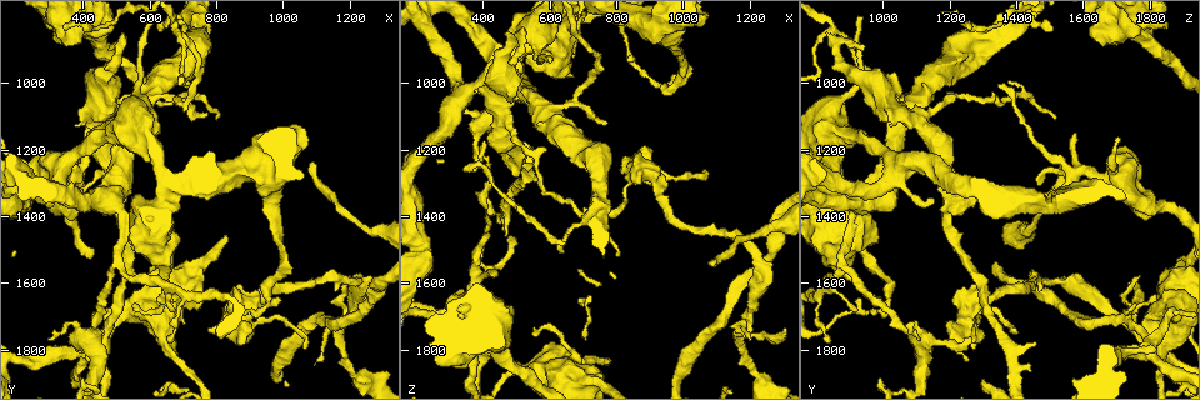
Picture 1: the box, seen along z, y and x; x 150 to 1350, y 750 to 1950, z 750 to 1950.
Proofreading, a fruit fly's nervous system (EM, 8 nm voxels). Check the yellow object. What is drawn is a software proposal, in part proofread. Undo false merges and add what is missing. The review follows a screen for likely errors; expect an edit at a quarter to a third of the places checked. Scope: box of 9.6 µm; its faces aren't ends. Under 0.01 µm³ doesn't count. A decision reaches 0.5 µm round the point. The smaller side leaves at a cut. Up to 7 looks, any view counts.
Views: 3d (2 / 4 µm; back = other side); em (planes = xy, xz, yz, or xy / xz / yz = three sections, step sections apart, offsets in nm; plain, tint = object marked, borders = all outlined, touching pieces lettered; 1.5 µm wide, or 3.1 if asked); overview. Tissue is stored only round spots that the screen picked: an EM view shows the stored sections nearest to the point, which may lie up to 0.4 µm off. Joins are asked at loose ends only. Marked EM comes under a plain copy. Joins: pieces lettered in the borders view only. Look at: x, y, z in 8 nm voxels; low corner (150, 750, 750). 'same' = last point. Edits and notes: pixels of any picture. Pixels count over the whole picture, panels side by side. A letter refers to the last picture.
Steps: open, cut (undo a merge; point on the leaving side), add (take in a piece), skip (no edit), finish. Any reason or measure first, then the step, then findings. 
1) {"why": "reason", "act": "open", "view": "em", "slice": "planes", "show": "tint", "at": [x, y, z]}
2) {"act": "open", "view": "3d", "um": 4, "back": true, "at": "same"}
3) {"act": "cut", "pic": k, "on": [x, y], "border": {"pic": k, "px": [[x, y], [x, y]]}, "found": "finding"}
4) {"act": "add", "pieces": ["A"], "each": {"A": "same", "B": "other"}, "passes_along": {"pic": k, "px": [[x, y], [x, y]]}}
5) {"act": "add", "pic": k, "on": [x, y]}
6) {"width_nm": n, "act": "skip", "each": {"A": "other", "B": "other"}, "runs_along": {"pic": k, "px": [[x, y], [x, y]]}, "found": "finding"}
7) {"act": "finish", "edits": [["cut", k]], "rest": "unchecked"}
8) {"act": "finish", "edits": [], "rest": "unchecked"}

{"act": "open", "view": "em", "slice": "planes", "show": "borders", "at": [900, 1750, 1300]}

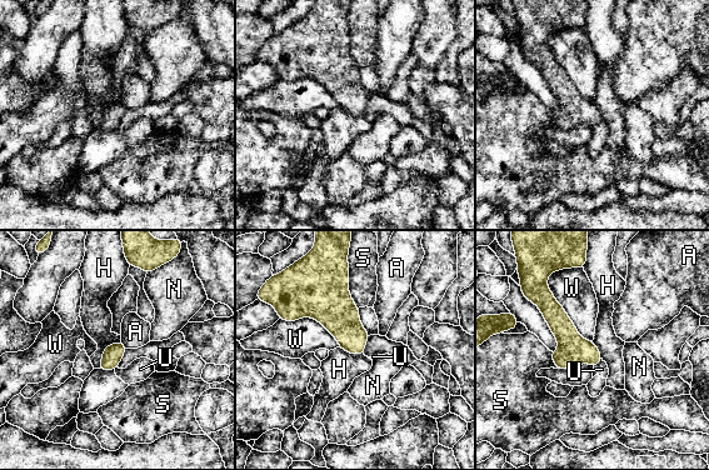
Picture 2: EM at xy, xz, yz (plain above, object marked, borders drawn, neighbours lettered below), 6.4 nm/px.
{"longest_contact_nm": ["W", 500], "act": "skip", "each": {"A": "other", "H": "other", "N": "other", "S": "other", "U": "other", "W": "other"}, "border": {"pic": 2, "px": [[120, 340], [104, 349], [98, 368]]}, "found": "no lettered piece goes on from it"}

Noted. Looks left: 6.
{"why": "tapers out", "act": "open", "view": "3d", "um": 2, "at": [490, 900, 940]}

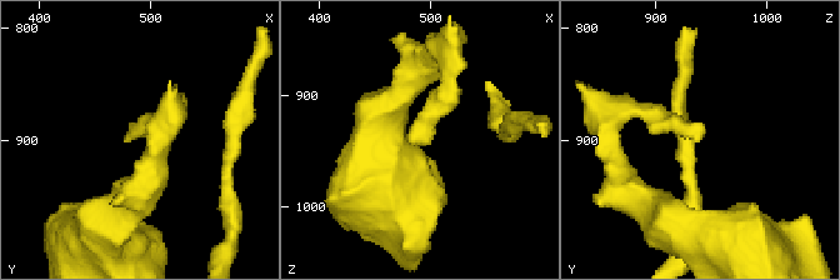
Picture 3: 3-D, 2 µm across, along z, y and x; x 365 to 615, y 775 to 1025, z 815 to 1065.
{"why": "shape alone is not enough", "act": "open", "view": "em", "slice": "planes", "show": "borders", "at": [496, 898, 944]}

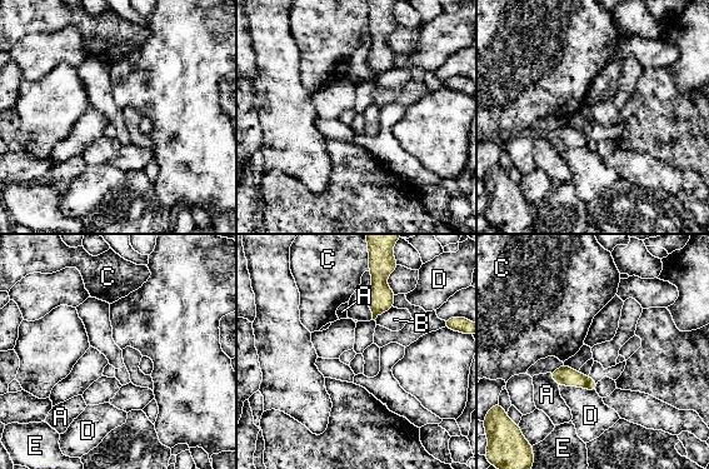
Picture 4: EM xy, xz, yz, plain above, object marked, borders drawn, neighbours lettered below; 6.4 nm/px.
{"longest_contact_nm": ["D", 240], "act": "skip", "each": {"A": "other", "B": "other", "C": "other", "D": "other", "E": "other"}, "found": "no lettered piece goes on from it"}

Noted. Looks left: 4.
{"why": "thin end", "act": "open", "view": "em", "slice": "xz", "step": 4, "show": "borders", "at": [420, 1010, 1350]}

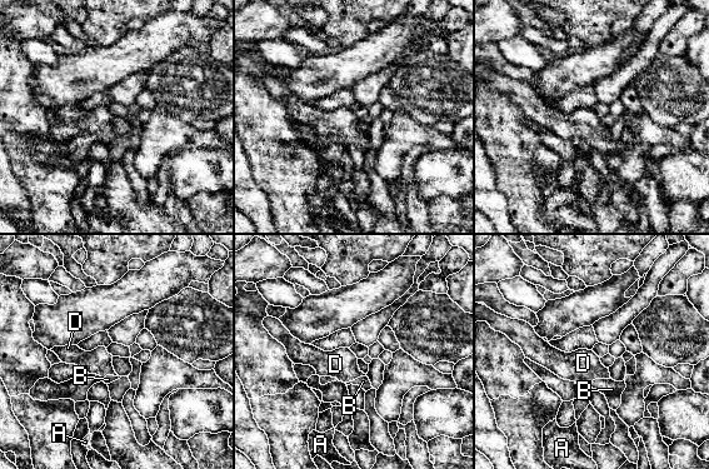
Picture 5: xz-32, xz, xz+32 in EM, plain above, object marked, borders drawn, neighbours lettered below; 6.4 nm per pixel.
{"why": "cut it another way", "act": "open", "view": "em", "slice": "planes", "show": "borders", "at": "same"}

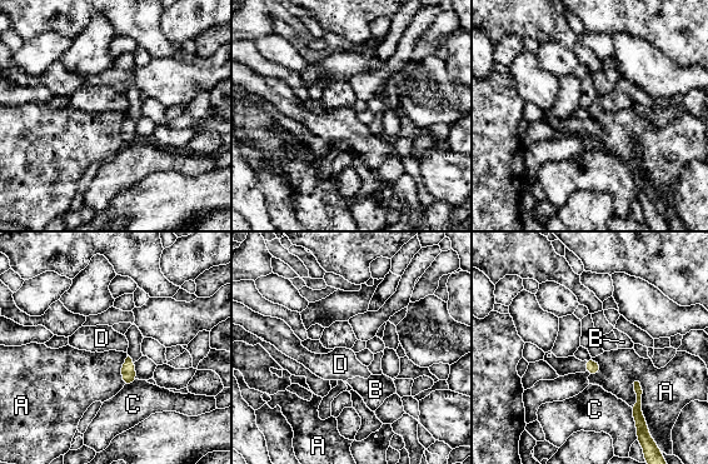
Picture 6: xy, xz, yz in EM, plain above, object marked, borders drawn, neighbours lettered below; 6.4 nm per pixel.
{"act": "skip", "each": {"A": "other", "B": "other", "C": "other", "D": "other"}, "border": {"pic": 6, "px": [[629, 407], [633, 414], [637, 439]]}, "found": "no lettered piece goes on from it"}

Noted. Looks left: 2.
{"act": "finish", "edits": [], "rest": "unchecked"}

